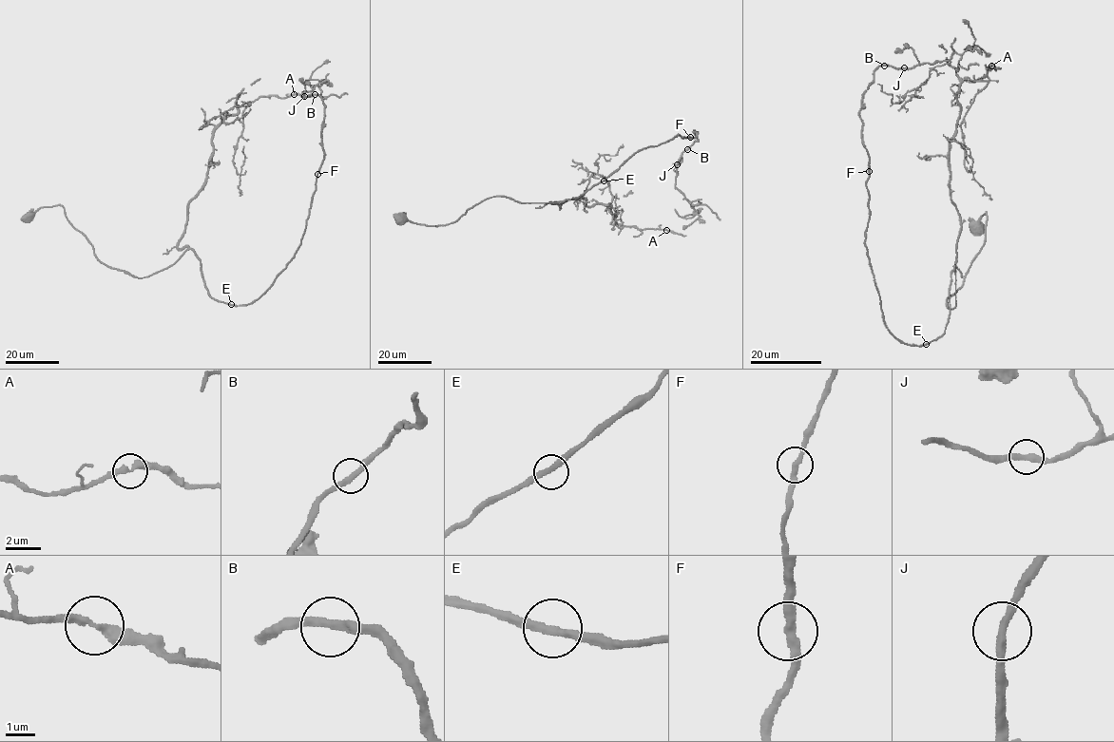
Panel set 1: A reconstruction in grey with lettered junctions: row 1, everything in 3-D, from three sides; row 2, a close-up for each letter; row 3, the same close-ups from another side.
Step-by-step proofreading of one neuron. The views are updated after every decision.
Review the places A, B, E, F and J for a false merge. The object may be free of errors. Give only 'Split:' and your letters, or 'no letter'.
Split: no letter

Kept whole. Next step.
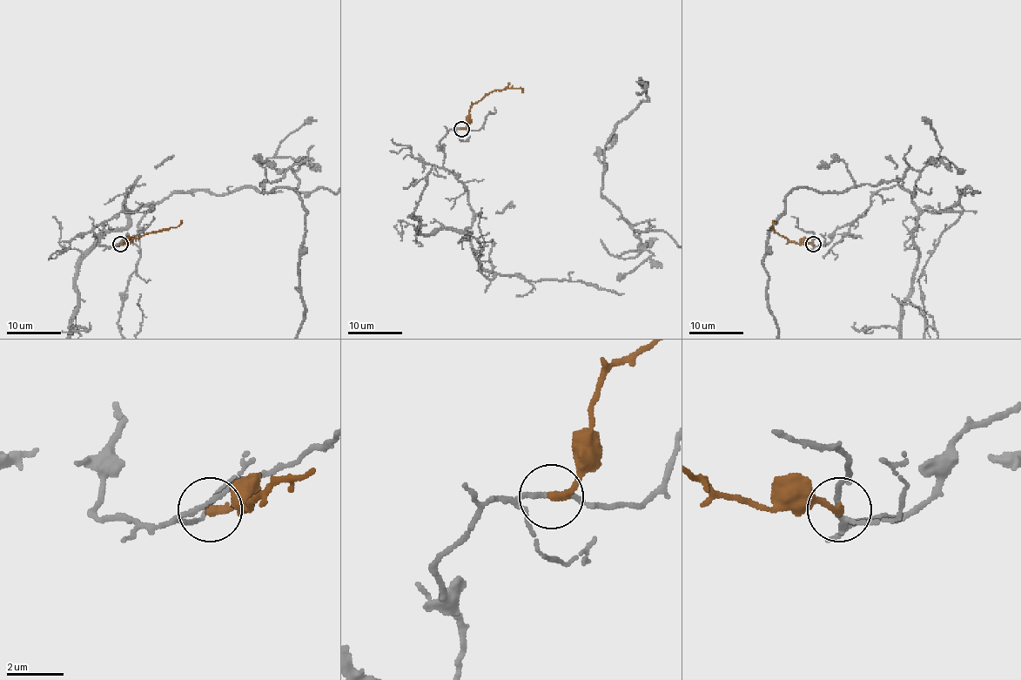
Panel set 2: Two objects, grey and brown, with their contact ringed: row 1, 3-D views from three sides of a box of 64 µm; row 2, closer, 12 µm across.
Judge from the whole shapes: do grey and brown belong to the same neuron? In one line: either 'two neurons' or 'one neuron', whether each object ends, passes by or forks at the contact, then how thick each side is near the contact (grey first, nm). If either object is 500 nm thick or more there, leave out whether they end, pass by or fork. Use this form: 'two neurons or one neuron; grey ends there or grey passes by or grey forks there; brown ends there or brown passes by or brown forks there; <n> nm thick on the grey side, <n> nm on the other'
two neurons; grey passes by; brown ends there; 150 nm thick on the grey side, 260 nm on the other

